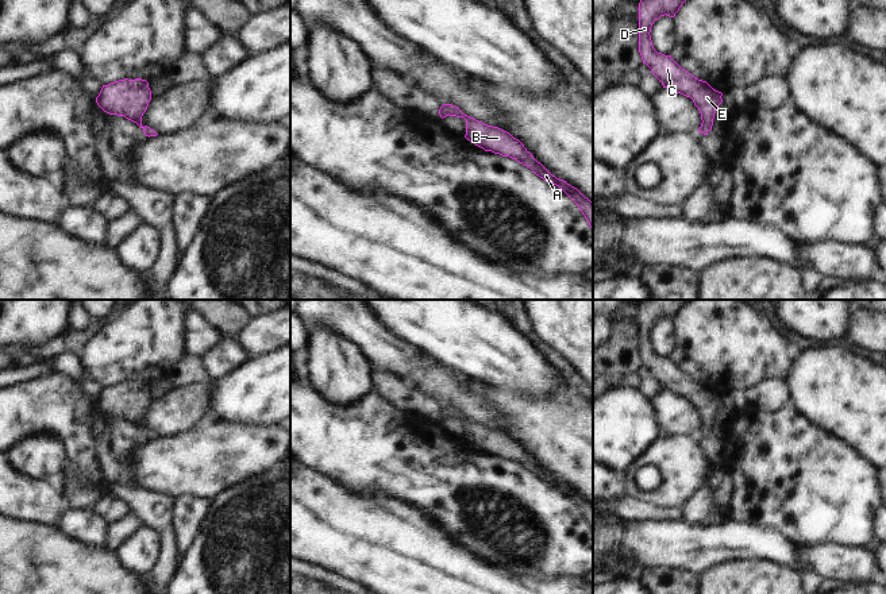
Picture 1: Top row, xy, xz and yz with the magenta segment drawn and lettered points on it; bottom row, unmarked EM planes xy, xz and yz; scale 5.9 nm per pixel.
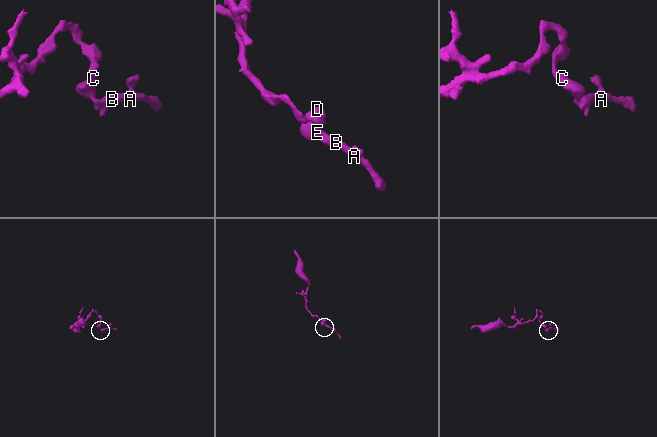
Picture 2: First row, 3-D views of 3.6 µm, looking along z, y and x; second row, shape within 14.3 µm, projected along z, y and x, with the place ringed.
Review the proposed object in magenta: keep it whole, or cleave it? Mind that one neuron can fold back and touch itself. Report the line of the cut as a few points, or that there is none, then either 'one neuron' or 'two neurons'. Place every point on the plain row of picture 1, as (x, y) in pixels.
cut none; one neuron

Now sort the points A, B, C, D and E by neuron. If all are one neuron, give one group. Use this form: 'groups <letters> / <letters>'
groups A B C D E

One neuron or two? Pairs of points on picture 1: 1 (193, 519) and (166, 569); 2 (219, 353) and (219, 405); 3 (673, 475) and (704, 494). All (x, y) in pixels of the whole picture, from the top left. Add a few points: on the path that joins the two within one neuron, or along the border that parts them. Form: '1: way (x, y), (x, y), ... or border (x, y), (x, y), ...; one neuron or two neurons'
1: border (172, 517), (174, 544), (181, 555); two neurons
2: border (246, 361), (228, 373), (210, 381); two neurons
3: border (707, 482), (681, 508); two neurons

